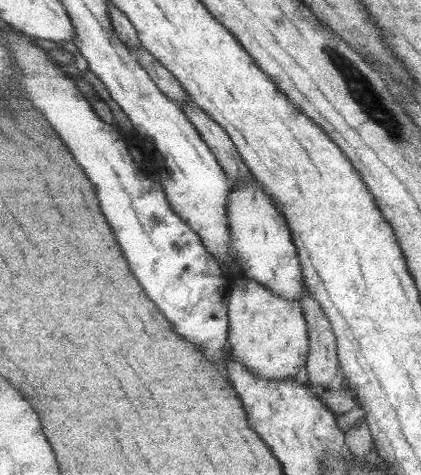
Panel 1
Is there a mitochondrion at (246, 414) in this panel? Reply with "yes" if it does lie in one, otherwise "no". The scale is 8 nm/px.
no

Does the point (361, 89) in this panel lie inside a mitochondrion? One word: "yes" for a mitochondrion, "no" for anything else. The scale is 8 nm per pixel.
yes

